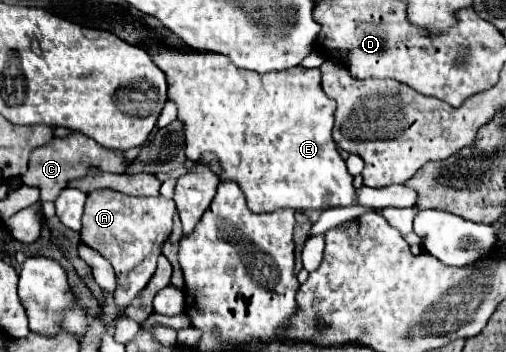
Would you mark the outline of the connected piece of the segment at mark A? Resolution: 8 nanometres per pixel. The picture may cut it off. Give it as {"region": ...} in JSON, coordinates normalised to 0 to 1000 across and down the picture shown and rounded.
{"region":[[[182,543],[170,565],[162,605],[158,685],[217,741],[229,770],[233,815],[225,832],[229,866],[241,884],[257,855],[292,810],[308,770],[320,696],[340,656],[340,616],[348,582],[320,554],[308,560],[257,560],[233,543]]]}

